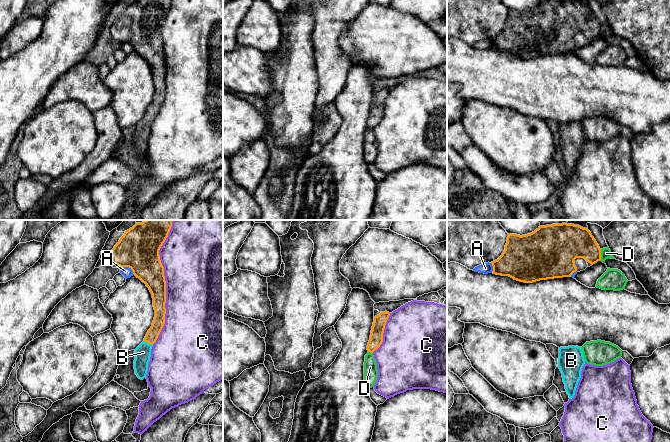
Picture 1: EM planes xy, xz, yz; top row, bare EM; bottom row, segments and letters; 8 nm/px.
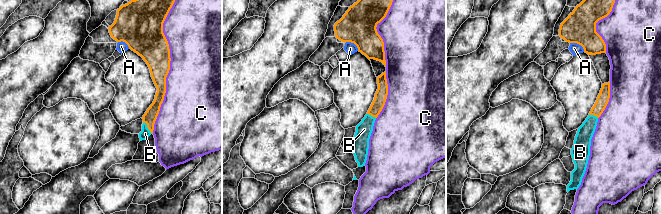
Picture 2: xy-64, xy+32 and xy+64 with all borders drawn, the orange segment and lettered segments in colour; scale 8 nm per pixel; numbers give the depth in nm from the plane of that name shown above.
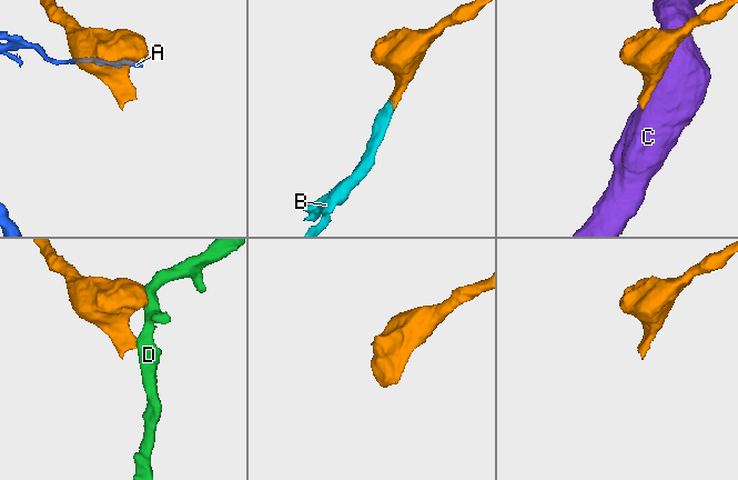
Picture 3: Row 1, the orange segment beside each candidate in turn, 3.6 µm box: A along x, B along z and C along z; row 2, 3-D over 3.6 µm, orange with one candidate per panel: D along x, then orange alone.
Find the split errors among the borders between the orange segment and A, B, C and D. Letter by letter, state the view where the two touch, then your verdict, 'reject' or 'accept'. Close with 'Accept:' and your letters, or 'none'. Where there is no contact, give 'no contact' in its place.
A: xy | reject
B: xy | accept
C: xy | reject
D: yz | reject
Accept: B

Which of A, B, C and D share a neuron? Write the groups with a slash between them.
A / B / C / D

